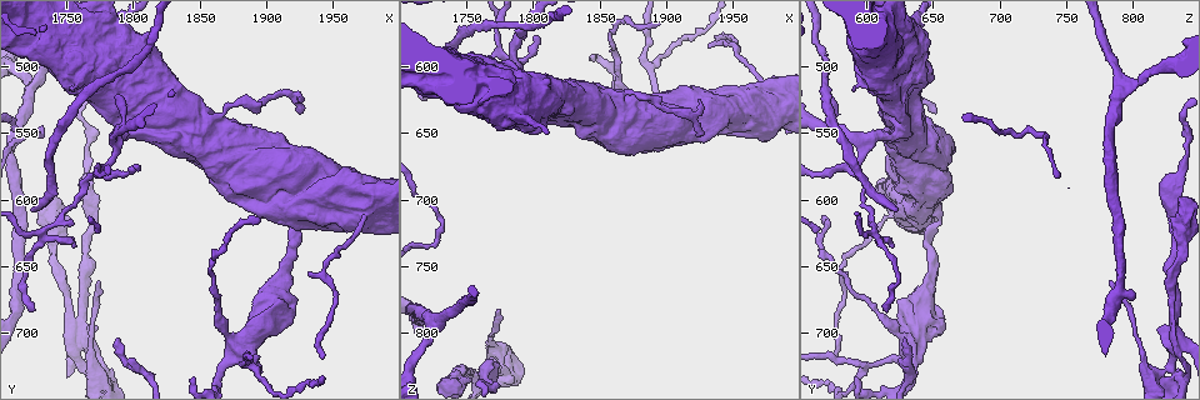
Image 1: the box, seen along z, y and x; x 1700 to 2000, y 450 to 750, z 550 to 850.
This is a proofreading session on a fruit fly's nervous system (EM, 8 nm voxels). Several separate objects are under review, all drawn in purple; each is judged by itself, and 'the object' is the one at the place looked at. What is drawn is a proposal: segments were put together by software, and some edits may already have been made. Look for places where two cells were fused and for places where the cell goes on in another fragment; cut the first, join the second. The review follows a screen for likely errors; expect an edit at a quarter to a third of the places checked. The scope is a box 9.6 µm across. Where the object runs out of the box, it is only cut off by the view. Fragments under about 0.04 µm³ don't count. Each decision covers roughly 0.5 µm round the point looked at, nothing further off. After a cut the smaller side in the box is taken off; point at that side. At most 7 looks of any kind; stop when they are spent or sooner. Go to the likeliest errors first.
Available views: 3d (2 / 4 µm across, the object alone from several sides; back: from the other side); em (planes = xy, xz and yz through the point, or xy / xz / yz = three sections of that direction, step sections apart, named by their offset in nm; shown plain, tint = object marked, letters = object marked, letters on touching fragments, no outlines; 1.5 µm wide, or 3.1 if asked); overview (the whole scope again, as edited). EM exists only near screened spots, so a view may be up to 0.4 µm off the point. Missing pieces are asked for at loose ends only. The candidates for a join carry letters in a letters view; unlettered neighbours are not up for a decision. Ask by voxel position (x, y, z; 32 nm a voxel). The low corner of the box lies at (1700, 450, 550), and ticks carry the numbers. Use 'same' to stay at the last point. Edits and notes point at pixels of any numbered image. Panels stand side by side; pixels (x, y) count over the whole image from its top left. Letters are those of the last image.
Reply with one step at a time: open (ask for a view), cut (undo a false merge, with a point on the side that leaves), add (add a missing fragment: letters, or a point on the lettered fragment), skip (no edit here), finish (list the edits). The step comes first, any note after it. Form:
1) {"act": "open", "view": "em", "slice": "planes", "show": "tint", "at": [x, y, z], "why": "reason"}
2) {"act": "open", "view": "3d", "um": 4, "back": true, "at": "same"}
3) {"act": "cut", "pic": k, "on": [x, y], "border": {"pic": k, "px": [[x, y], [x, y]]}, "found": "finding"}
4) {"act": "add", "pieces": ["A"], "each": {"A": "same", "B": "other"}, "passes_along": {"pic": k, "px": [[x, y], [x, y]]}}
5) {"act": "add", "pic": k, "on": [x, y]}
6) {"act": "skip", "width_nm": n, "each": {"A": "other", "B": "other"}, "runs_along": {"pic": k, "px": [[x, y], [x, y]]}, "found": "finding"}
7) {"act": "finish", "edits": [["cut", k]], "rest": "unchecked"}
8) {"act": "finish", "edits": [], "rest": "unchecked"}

{"act": "open", "view": "3d", "um": 4, "at": [1778, 734, 832], "why": "sharp bend"}

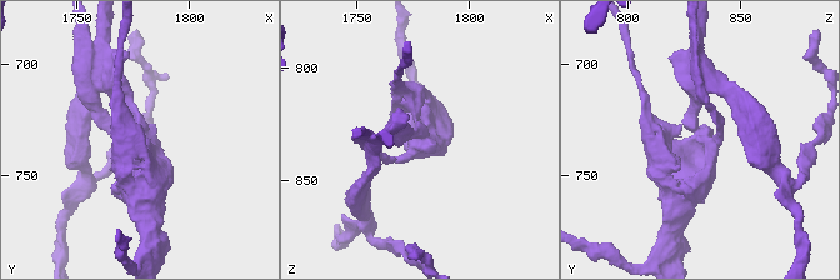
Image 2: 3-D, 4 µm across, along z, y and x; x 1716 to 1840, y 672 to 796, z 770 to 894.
{"act": "open", "view": "em", "slice": "planes", "show": "plain", "at": [1781, 733, 835], "why": "now the EM"}

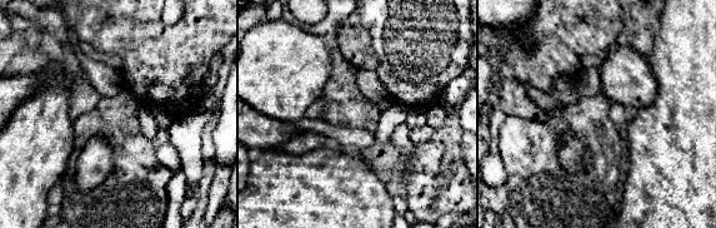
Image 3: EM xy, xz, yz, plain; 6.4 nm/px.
{"act": "open", "view": "em", "slice": "planes", "show": "letters", "at": "same", "why": "what lies round it"}

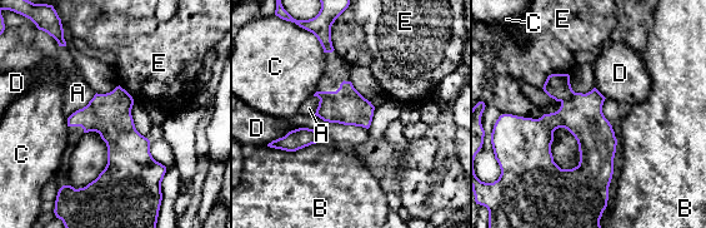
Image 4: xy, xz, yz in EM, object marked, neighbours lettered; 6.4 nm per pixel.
{"act": "cut", "pic": 4, "on": [557, 87], "width_nm": 240, "each": {"A": "other", "B": "other", "C": "other", "D": "other", "E": "other"}, "border": {"pic": 4, "px": [[574, 92], [567, 99], [561, 102]]}, "found": "a second cell is stuck on"}

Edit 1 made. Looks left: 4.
{"act": "open", "view": "overview"}

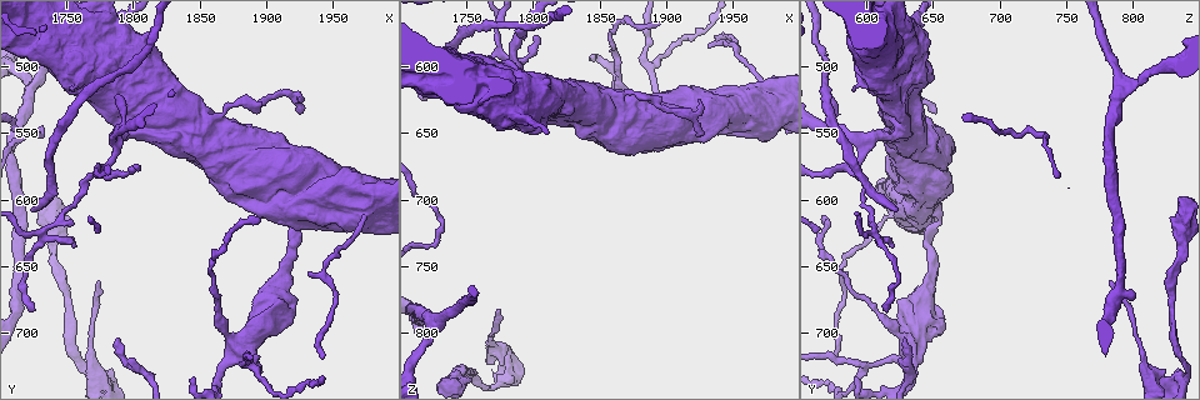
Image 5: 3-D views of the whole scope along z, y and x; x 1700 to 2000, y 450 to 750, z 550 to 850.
{"act": "open", "view": "em", "slice": "planes", "show": "letters", "at": [1736, 596, 834], "why": "long arm stops here"}

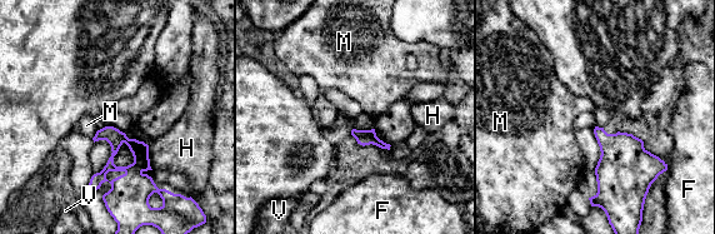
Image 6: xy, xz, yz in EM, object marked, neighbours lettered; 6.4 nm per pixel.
{"act": "skip", "longest_contact_nm": ["M", 70], "each": {"F": "other", "H": "other", "M": "other", "V": "other"}, "border": {"pic": 6, "px": [[98, 130], [93, 138]]}, "found": "none of them fits"}

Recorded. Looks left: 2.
{"act": "open", "view": "em", "slice": "planes", "show": "letters", "at": [1774, 662, 782], "why": "tapers out"}

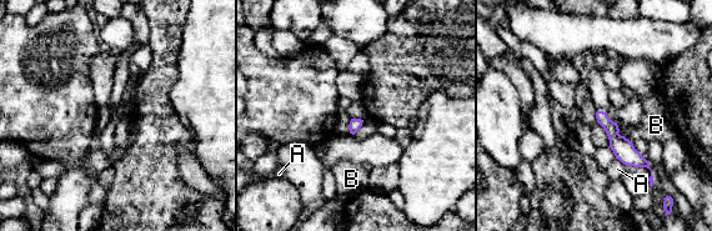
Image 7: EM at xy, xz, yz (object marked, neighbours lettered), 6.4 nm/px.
{"act": "skip", "each": {"A": "other", "B": "other"}, "runs_along": {"pic": 7, "px": [[600, 114], [615, 139], [645, 164]]}, "found": "none of them fits"}

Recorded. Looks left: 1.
{"act": "finish", "edits": [["cut", 4]], "rest": "unchecked"}

